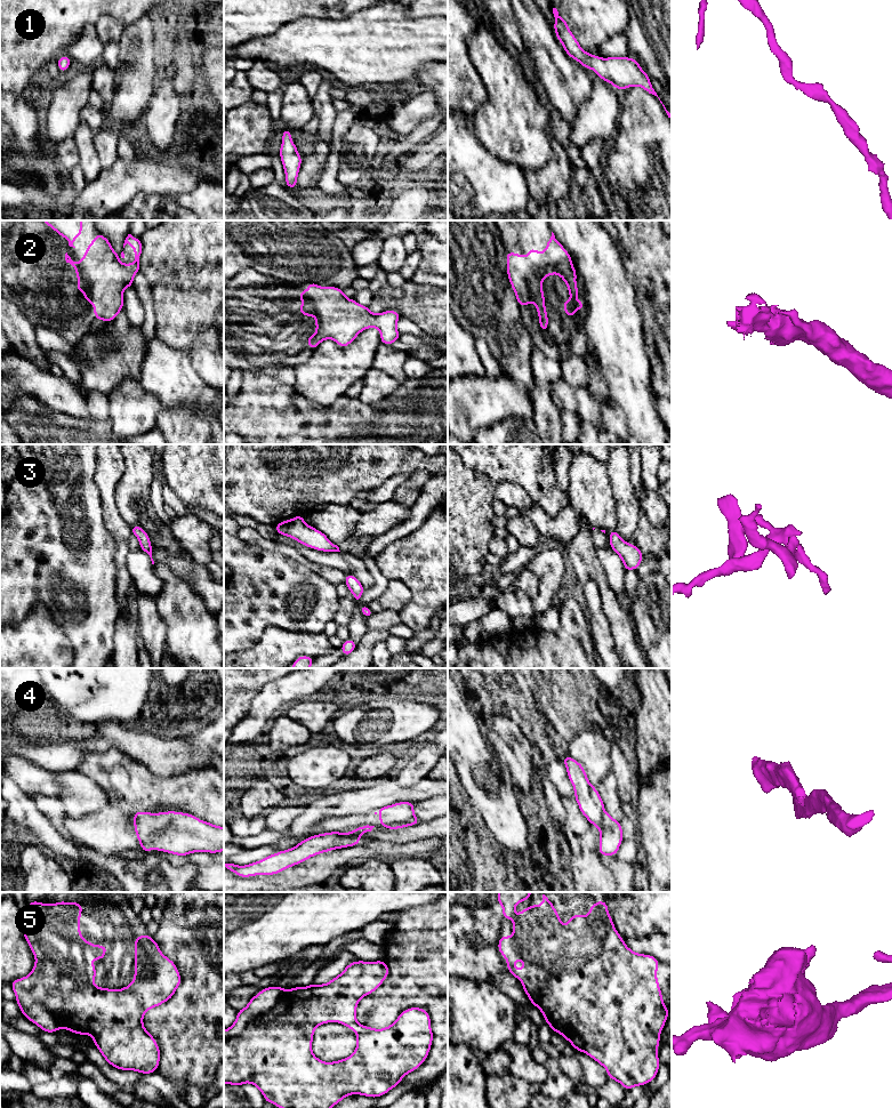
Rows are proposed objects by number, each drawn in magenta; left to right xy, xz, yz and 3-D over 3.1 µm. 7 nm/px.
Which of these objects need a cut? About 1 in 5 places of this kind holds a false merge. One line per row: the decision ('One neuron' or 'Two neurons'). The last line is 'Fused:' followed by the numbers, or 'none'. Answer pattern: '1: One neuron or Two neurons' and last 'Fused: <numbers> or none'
1: One neuron
2: One neuron
3: One neuron
4: Two neurons
5: One neuron
Fused: 4

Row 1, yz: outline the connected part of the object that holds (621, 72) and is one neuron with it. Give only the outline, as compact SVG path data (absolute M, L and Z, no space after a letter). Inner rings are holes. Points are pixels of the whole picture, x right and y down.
M553 8L553 14L555 17L554 31L569 57L578 61L585 69L594 70L600 79L611 83L620 91L638 86L658 97L650 82L650 77L641 69L635 58L627 56L602 58L586 53L570 31L566 21L558 15L556 8ZM661 101L660 103L662 104ZM664 104L662 106L672 122L672 113L666 110Z

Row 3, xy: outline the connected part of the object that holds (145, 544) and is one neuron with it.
M138 525L130 527L130 529L132 535L135 535L139 539L140 551L147 553L151 557L152 564L154 564L154 561L152 559L152 544L147 536L147 532Z

